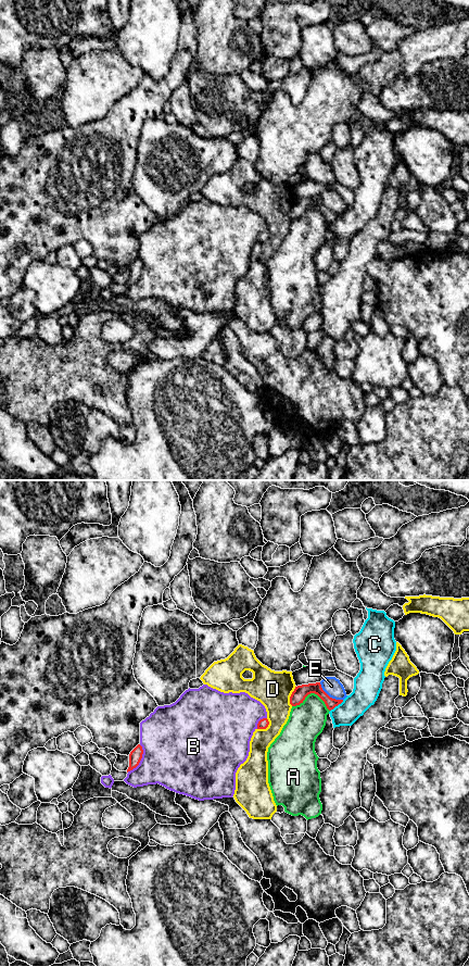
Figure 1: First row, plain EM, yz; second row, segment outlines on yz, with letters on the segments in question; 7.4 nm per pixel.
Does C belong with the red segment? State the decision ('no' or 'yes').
no

